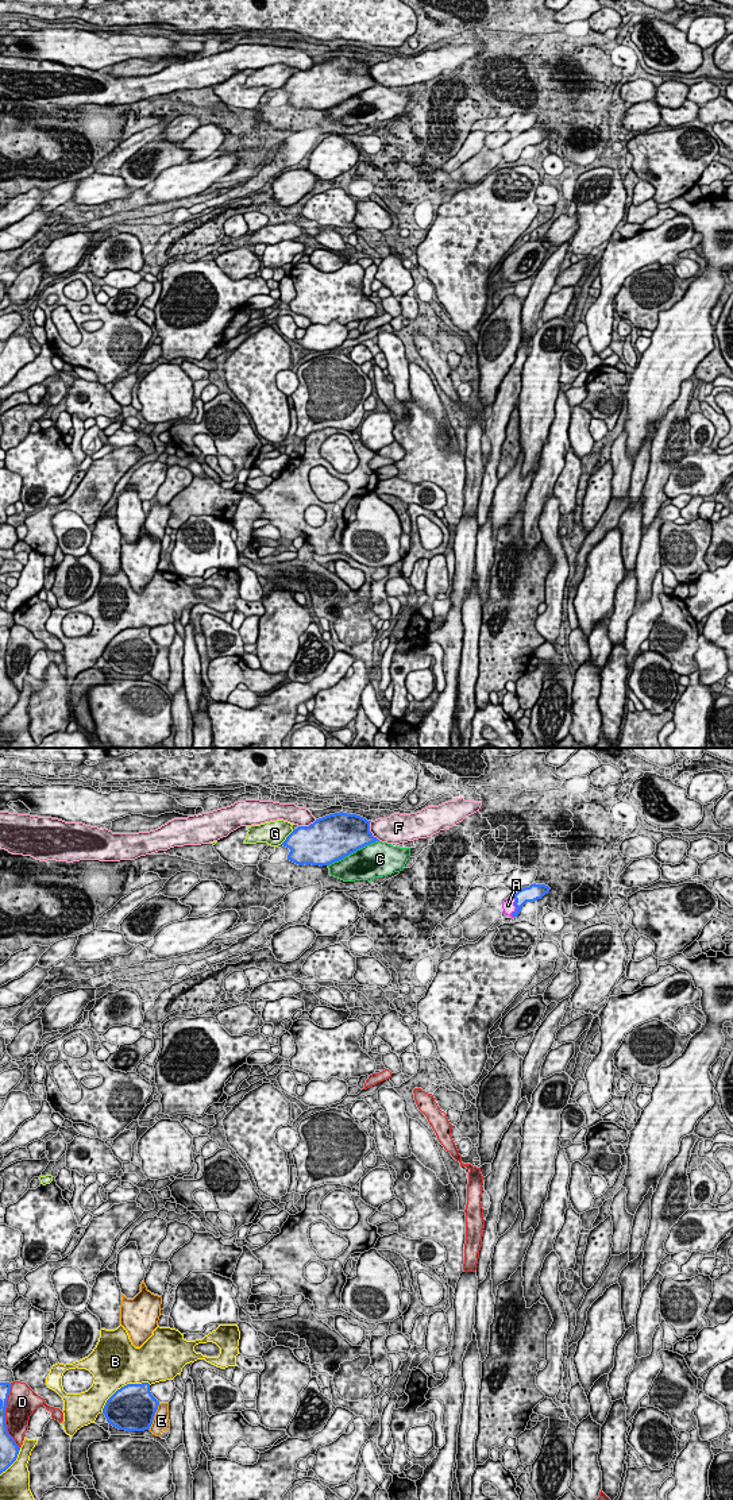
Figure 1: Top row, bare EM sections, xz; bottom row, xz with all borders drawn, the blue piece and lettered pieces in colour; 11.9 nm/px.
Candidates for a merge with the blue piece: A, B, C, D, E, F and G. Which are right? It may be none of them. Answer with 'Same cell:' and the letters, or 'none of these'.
Same cell: A

